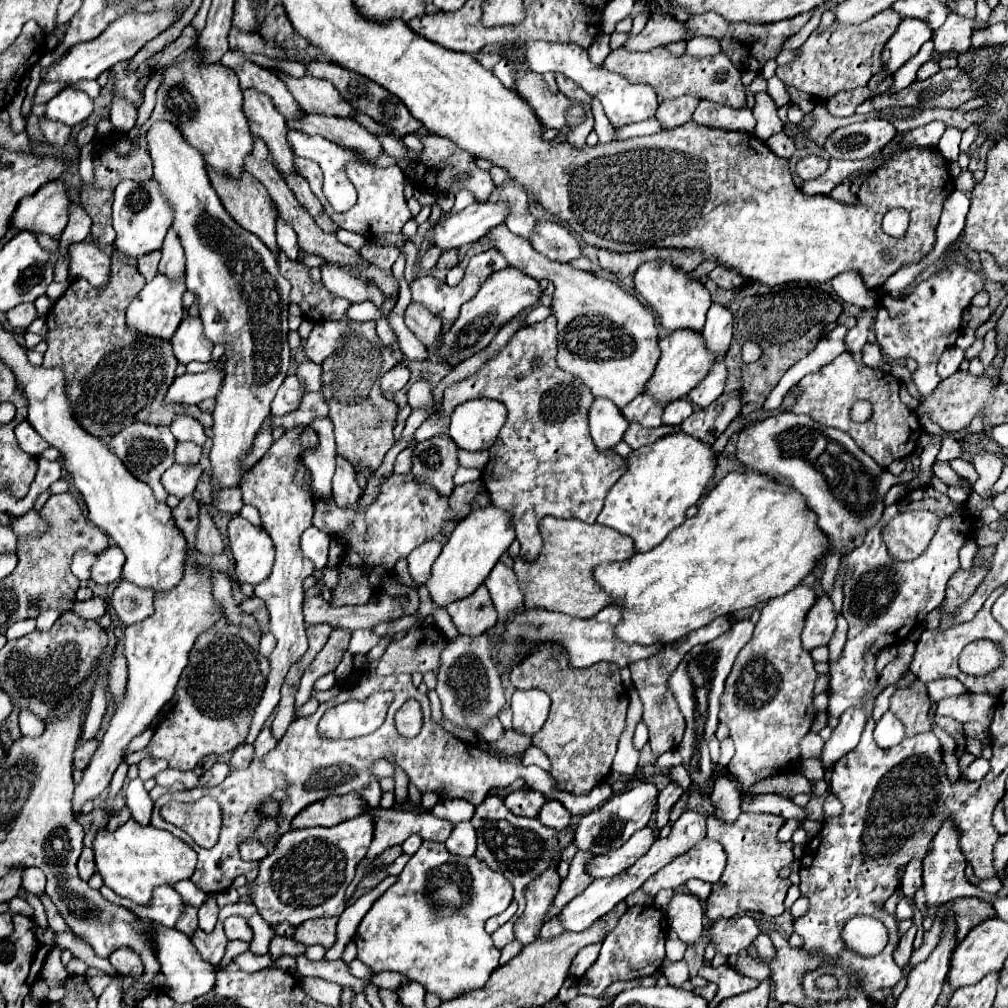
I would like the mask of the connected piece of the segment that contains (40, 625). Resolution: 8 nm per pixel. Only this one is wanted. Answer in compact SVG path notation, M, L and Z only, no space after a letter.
M46 610L36 618L36 630L48 630L52 628L52 624L58 620L58 612L56 610Z

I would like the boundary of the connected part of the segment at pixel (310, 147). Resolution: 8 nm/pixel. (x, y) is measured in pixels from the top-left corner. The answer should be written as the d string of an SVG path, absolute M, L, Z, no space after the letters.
M300 130L288 132L288 144L296 156L308 158L322 168L324 194L336 212L346 212L356 204L356 190L352 190L352 184L344 172L348 160L358 160L356 152L350 152L322 136L308 136Z

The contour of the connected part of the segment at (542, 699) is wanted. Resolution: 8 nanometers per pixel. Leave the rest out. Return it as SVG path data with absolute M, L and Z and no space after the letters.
M516 690L512 696L514 730L518 734L534 736L546 722L550 698L542 690Z

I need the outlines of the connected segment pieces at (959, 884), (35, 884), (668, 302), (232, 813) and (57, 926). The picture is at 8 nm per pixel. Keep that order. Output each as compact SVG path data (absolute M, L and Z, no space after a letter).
M944 822L940 832L932 840L928 856L924 858L924 894L926 894L926 914L922 920L924 930L928 930L934 924L934 920L940 916L940 910L946 902L952 902L952 900L962 897L976 897L989 903L994 902L994 897L980 892L976 886L972 886L966 880L964 870L966 870L966 862L964 862L964 854L960 852L960 846L958 846L958 830L954 828L952 822Z
M24 868L22 888L26 892L40 898L40 894L44 892L44 886L46 886L46 876L44 876L44 872L40 872L40 868Z
M666 260L646 262L638 268L638 272L634 276L634 288L650 304L650 308L656 314L656 320L666 330L670 330L670 332L674 332L674 330L702 332L704 322L706 322L706 312L712 306L710 292L698 280L690 280L686 272L676 270Z
M262 728L262 732L258 734L258 738L256 738L256 742L254 742L254 750L256 750L256 752L254 752L254 760L252 760L252 764L250 764L246 770L230 772L230 774L226 776L226 780L224 780L220 786L216 786L216 788L194 788L186 790L186 792L176 792L176 794L164 794L162 798L158 798L158 800L154 802L154 812L152 812L150 824L152 824L154 828L162 828L162 830L168 830L168 832L174 834L174 826L168 824L168 822L164 822L162 816L160 816L160 808L162 808L164 804L168 804L170 800L194 802L200 797L205 796L205 794L218 800L220 810L222 810L222 830L220 830L220 836L218 836L218 842L216 842L214 848L210 848L210 850L198 848L192 840L186 840L186 838L190 838L186 832L176 830L176 838L180 838L182 842L186 842L186 844L188 844L192 850L196 850L196 854L198 854L196 872L192 874L190 880L192 880L202 892L206 892L206 894L224 892L226 888L230 888L230 884L234 882L234 878L240 876L240 874L244 874L248 880L254 880L254 878L256 878L256 874L258 874L258 864L242 862L242 860L240 860L238 844L242 842L242 838L250 836L252 832L258 832L260 838L264 840L264 844L266 844L270 850L272 850L272 848L276 846L276 842L278 842L278 838L276 838L276 830L278 830L276 822L270 820L270 818L264 818L264 820L262 820L262 814L258 812L258 804L260 804L264 798L268 798L268 796L272 794L272 790L284 788L282 776L276 774L276 772L272 772L272 770L266 770L266 768L262 766L262 756L268 754L274 746L276 746L276 740L272 738L270 728Z
M44 894L40 900L42 900L44 908L46 908L46 916L48 916L48 924L50 924L50 928L52 928L54 932L64 932L64 930L68 930L68 924L62 920L62 916L58 914L56 906L52 904L52 900L50 900L46 894Z

